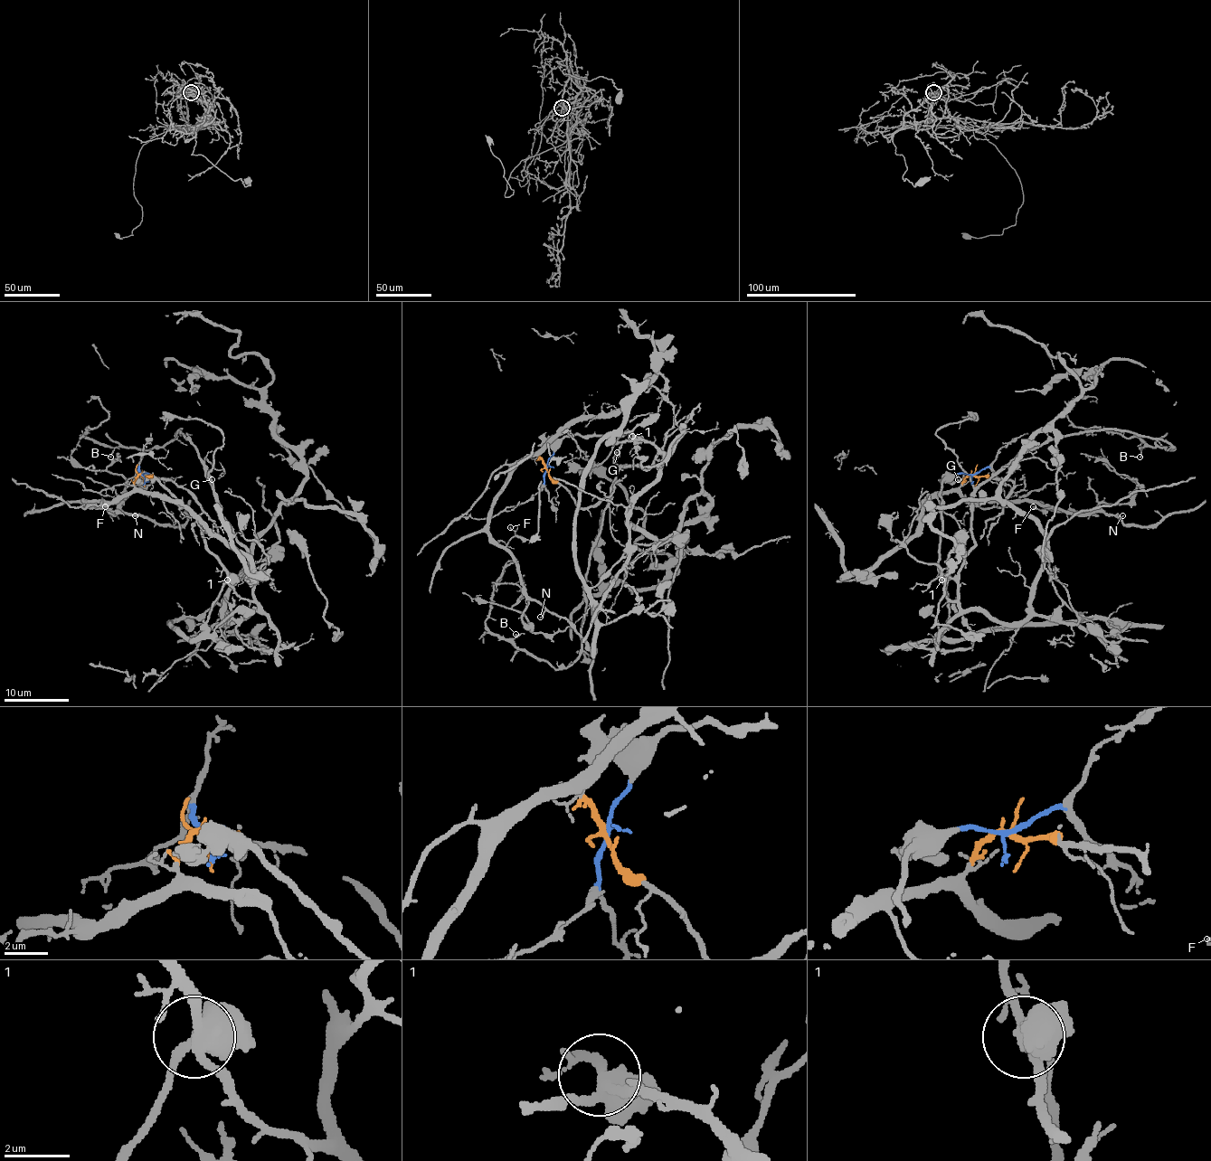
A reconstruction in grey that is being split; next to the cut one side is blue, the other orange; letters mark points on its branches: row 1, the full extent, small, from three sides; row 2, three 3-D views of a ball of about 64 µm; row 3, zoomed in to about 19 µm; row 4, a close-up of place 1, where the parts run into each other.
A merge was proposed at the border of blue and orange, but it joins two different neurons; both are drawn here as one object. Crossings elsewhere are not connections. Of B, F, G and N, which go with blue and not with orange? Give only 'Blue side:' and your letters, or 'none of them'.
Blue side: B, G

